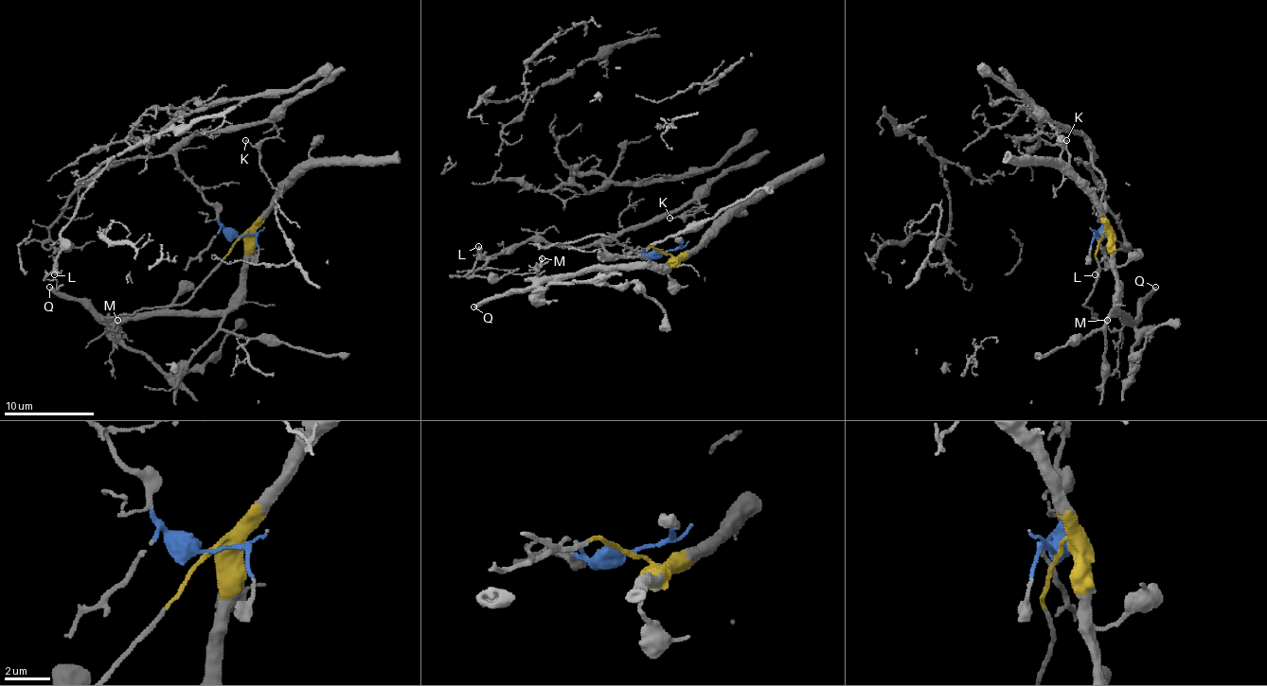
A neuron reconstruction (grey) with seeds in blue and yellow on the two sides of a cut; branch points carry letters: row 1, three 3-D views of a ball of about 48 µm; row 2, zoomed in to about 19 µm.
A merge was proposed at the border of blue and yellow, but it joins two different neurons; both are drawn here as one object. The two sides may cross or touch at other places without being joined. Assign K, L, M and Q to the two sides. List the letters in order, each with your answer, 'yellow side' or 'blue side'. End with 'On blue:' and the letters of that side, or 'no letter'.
K: blue side
L: blue side
M: yellow side
Q: yellow side
On blue: K, L

